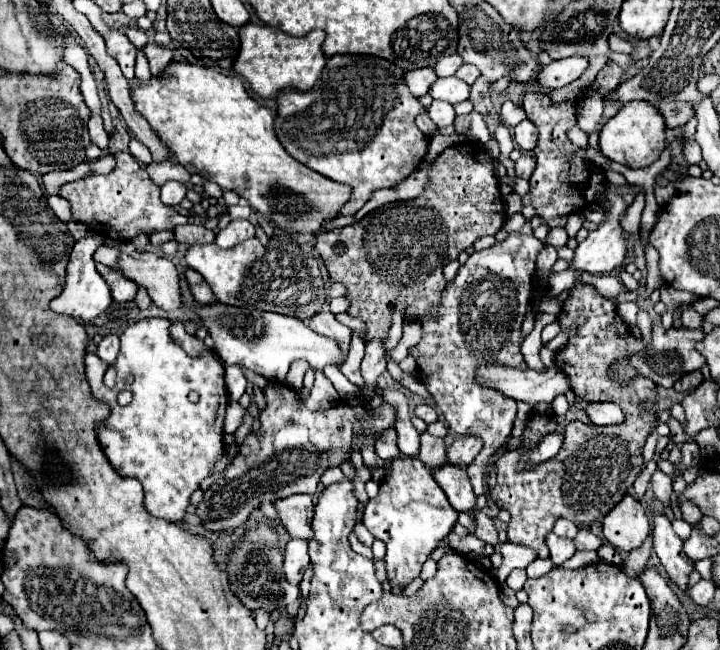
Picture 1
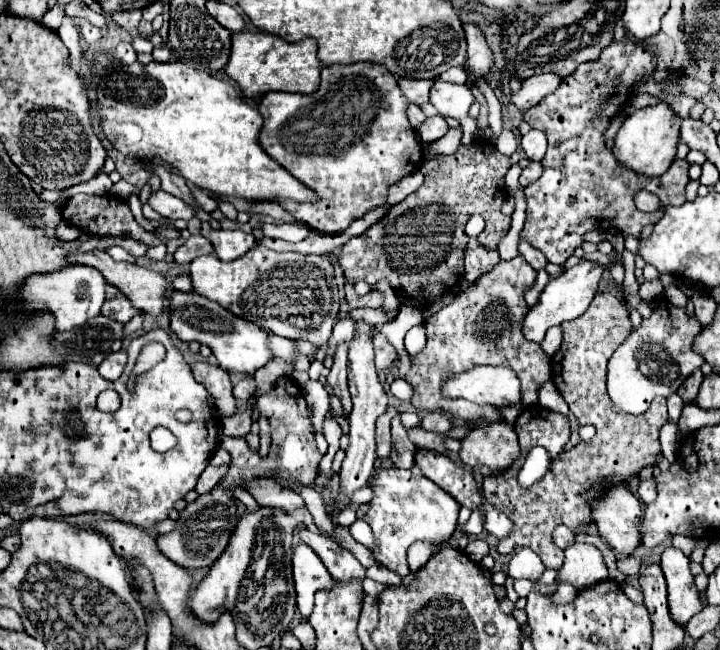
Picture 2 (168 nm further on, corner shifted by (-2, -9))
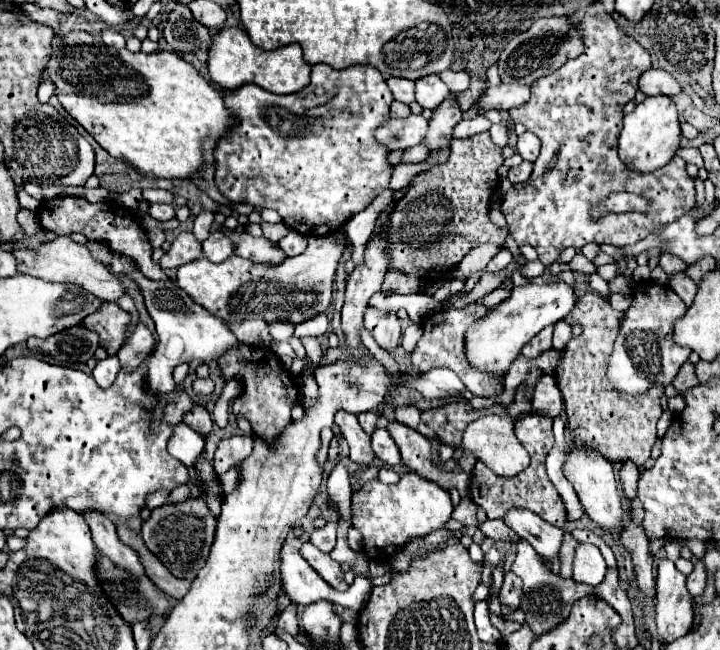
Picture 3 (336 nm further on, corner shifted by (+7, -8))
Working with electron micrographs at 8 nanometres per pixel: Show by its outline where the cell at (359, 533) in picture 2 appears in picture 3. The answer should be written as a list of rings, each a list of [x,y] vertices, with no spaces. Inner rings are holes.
[[[338,463],[334,471],[328,477],[328,495],[330,499],[338,505],[340,517],[350,519],[350,497],[352,497],[352,487],[350,487],[350,473],[344,463]]]

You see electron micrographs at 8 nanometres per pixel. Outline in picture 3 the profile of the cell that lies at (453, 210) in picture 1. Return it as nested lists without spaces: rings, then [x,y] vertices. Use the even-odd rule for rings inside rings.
[[[488,131],[468,139],[452,139],[450,159],[440,167],[418,173],[406,187],[404,197],[394,203],[386,225],[388,269],[398,269],[404,275],[444,277],[468,249],[484,243],[504,245],[508,231],[496,227],[488,217],[490,199],[498,185],[496,169],[502,163],[502,149],[490,141]]]

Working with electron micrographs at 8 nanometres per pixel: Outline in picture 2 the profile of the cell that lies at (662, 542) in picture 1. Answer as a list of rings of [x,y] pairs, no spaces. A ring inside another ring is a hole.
[[[671,546],[661,556],[661,568],[667,580],[671,618],[677,624],[685,626],[697,612],[703,610],[693,574],[689,572],[689,558],[681,550],[675,550]]]

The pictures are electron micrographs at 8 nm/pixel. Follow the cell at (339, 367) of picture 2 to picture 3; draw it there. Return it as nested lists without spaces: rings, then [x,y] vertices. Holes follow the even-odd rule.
[[[340,409],[336,413],[336,425],[340,427],[344,439],[350,445],[350,459],[360,465],[370,465],[374,459],[374,451],[370,447],[370,437],[358,425],[356,415]]]

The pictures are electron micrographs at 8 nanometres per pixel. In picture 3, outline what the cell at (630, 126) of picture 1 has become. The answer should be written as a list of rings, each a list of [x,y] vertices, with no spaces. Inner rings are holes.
[[[666,95],[646,97],[636,109],[624,115],[624,127],[618,137],[618,153],[622,163],[638,173],[652,173],[662,169],[678,151],[680,141],[680,123],[678,123],[678,109],[674,101]]]

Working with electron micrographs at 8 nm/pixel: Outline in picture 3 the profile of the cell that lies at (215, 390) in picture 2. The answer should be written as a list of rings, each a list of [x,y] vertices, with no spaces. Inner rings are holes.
[[[210,377],[196,379],[194,381],[194,393],[196,395],[212,395],[214,393],[214,381]]]

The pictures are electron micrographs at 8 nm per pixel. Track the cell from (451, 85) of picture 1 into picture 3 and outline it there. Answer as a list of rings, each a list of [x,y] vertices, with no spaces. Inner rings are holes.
[[[426,75],[416,81],[416,101],[424,109],[434,110],[448,97],[450,97],[450,89],[442,83],[438,75]]]

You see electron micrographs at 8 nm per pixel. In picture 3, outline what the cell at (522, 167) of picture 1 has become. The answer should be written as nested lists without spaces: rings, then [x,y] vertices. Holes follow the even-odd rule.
[[[522,161],[518,167],[510,169],[508,179],[510,179],[510,183],[522,183],[522,181],[526,181],[530,177],[530,173],[532,173],[532,163]]]

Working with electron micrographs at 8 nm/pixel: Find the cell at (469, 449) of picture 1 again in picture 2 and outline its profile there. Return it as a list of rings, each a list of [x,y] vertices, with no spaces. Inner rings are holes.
[[[491,422],[487,428],[475,428],[461,440],[459,458],[469,468],[489,466],[507,470],[521,456],[517,434],[507,422]]]

